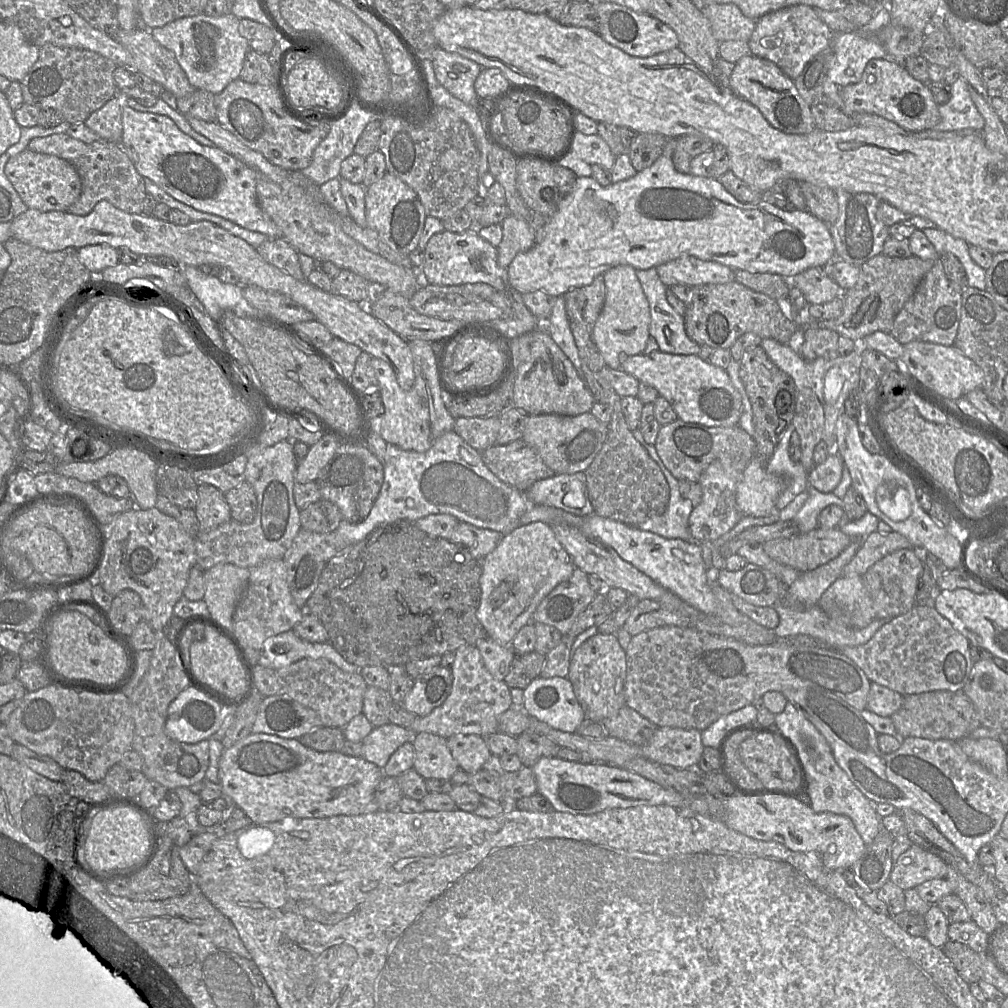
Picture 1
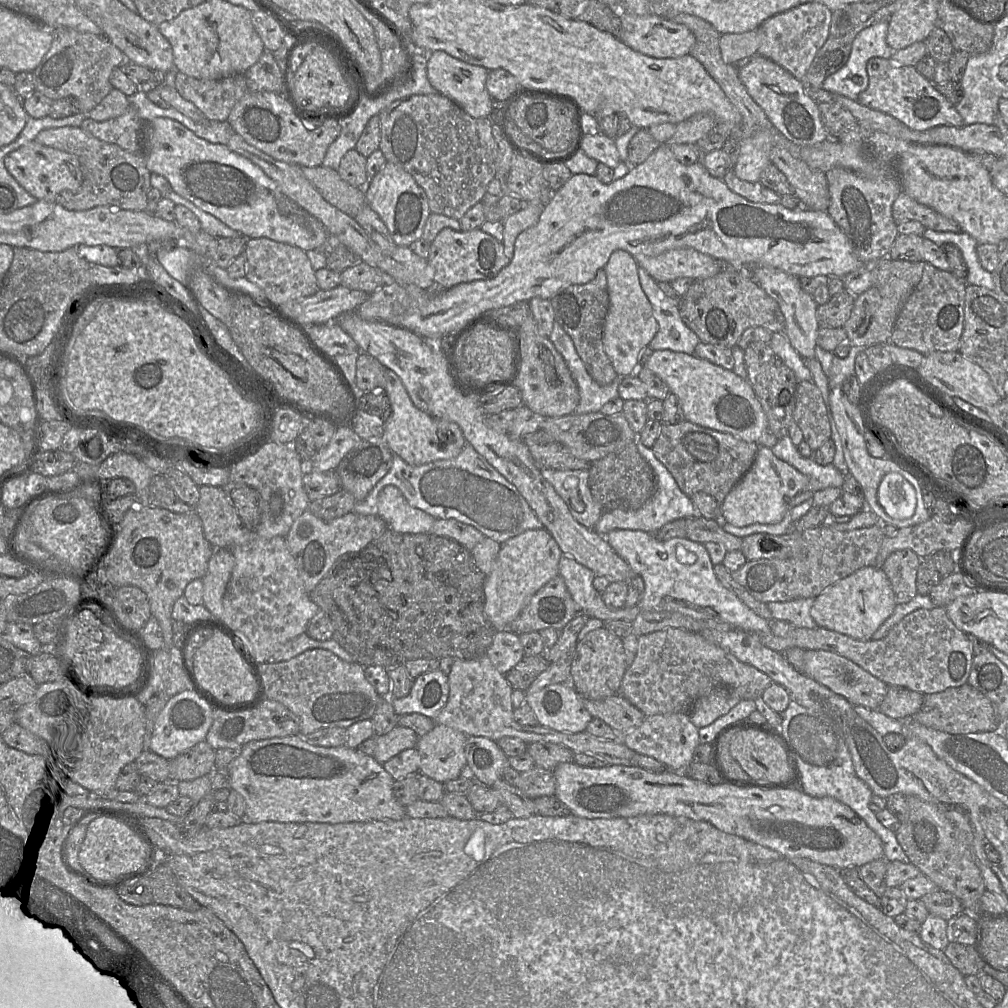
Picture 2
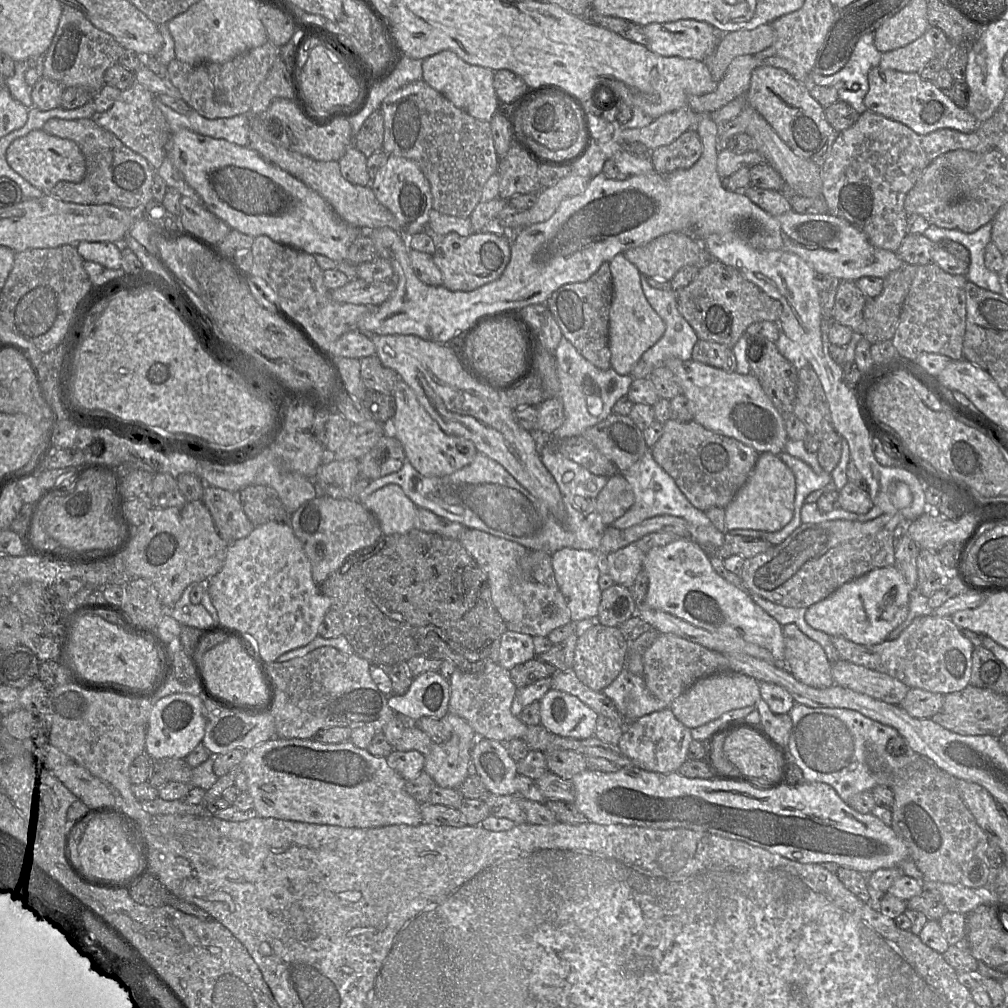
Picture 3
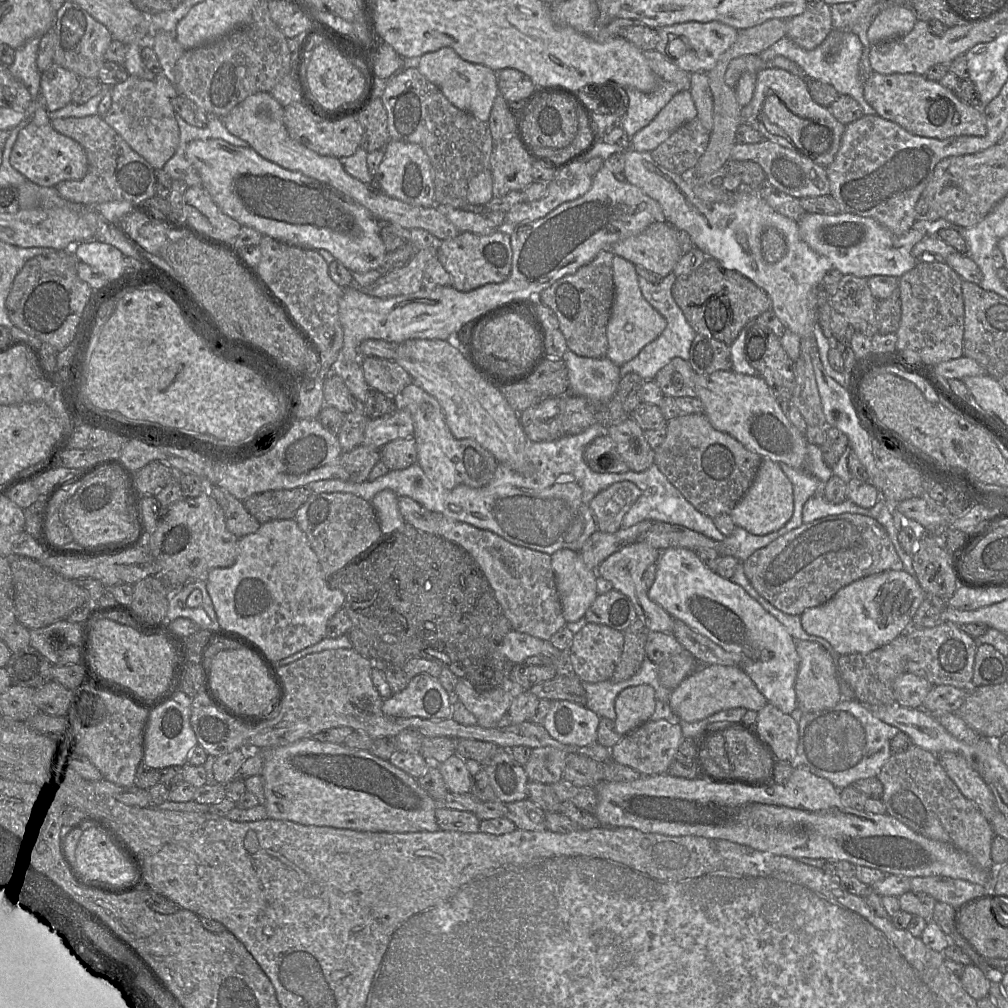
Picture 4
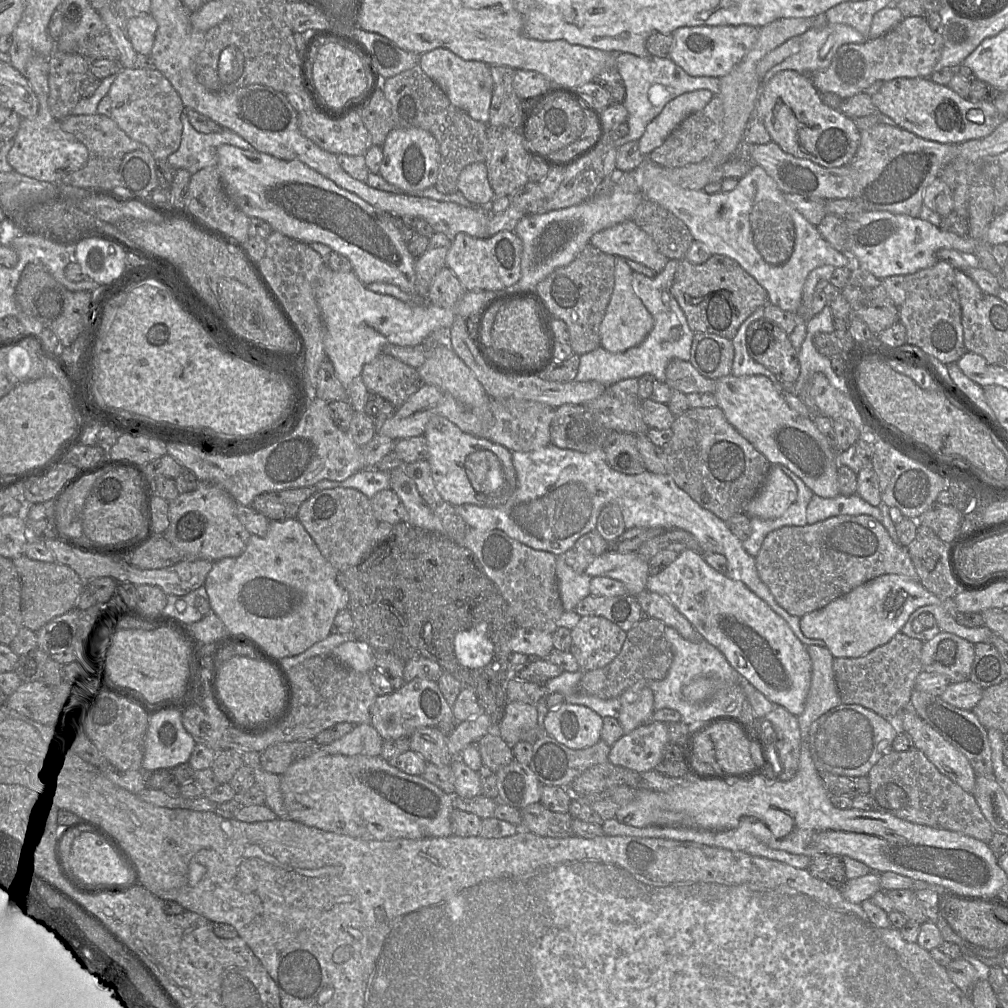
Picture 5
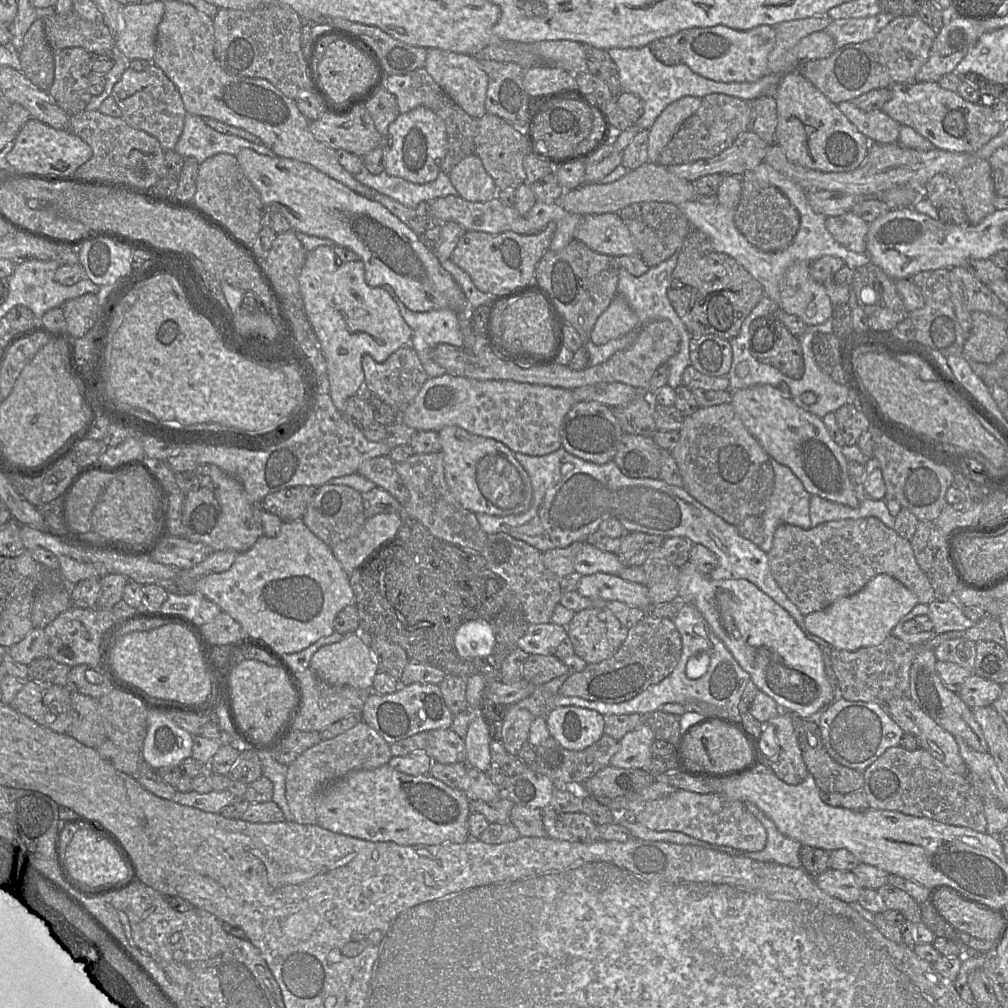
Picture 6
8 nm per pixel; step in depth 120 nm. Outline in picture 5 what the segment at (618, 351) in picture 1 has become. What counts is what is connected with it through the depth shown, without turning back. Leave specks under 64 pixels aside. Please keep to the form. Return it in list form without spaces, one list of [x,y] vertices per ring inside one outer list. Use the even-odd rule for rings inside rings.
[[[616,257],[614,290],[599,328],[601,347],[612,353],[621,353],[637,346],[647,337],[654,325],[652,315],[633,290],[633,270],[625,259]]]

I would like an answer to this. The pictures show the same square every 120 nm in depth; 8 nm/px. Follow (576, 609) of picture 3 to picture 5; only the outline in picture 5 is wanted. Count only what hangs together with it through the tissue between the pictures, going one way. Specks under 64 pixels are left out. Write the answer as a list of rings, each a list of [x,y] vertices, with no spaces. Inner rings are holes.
[[[562,556],[556,559],[556,577],[564,611],[574,611],[577,604],[590,595],[590,581],[593,577],[575,572]]]

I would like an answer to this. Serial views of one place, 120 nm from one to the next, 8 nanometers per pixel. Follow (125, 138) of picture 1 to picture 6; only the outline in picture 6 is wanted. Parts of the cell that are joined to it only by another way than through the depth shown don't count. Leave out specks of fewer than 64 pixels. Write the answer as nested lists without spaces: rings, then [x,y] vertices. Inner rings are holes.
[[[251,149],[236,155],[245,176],[258,191],[265,211],[283,214],[295,232],[333,240],[354,251],[363,262],[369,286],[390,285],[411,311],[467,310],[466,296],[434,252],[381,203],[363,196],[314,166],[285,157],[269,157]]]

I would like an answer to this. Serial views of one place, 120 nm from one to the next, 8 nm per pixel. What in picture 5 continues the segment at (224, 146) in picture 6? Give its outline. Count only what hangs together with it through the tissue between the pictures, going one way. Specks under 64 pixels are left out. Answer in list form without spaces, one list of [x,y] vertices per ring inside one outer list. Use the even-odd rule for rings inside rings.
[[[185,111],[181,115],[182,140],[178,150],[168,156],[168,162],[176,169],[186,169],[191,175],[218,163],[217,148],[229,144],[247,150],[257,151],[250,143],[231,130],[204,134],[196,131]]]

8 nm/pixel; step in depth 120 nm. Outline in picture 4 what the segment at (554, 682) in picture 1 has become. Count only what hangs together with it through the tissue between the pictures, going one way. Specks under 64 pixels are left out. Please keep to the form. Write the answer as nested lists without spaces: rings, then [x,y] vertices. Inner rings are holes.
[[[568,700],[552,701],[543,726],[565,745],[587,746],[597,742],[601,717],[585,705]]]

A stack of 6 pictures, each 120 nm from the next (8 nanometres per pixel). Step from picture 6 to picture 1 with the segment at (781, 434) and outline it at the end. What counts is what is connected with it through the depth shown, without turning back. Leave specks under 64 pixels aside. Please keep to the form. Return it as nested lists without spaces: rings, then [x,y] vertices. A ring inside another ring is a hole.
[[[659,350],[650,354],[627,356],[621,370],[639,382],[654,387],[673,407],[679,419],[707,427],[732,427],[739,423],[743,411],[740,393],[725,369],[703,361],[698,355],[677,355]]]

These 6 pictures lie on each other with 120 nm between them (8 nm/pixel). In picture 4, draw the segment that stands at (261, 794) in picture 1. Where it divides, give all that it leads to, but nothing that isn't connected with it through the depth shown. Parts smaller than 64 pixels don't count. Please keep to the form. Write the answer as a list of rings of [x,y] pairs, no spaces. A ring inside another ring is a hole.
[[[308,738],[262,751],[263,806],[270,819],[371,832],[435,832],[440,829],[435,816],[439,803],[419,785],[417,779],[369,750]]]

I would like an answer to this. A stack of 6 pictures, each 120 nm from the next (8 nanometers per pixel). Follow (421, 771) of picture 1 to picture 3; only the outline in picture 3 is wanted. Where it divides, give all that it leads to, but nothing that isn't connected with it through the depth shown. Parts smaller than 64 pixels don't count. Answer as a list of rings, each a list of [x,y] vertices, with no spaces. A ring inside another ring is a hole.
[[[448,713],[442,720],[449,727],[451,737],[444,743],[432,741],[431,749],[425,755],[424,772],[429,774],[440,787],[457,788],[468,777],[471,749],[478,736],[466,720],[455,714]]]

